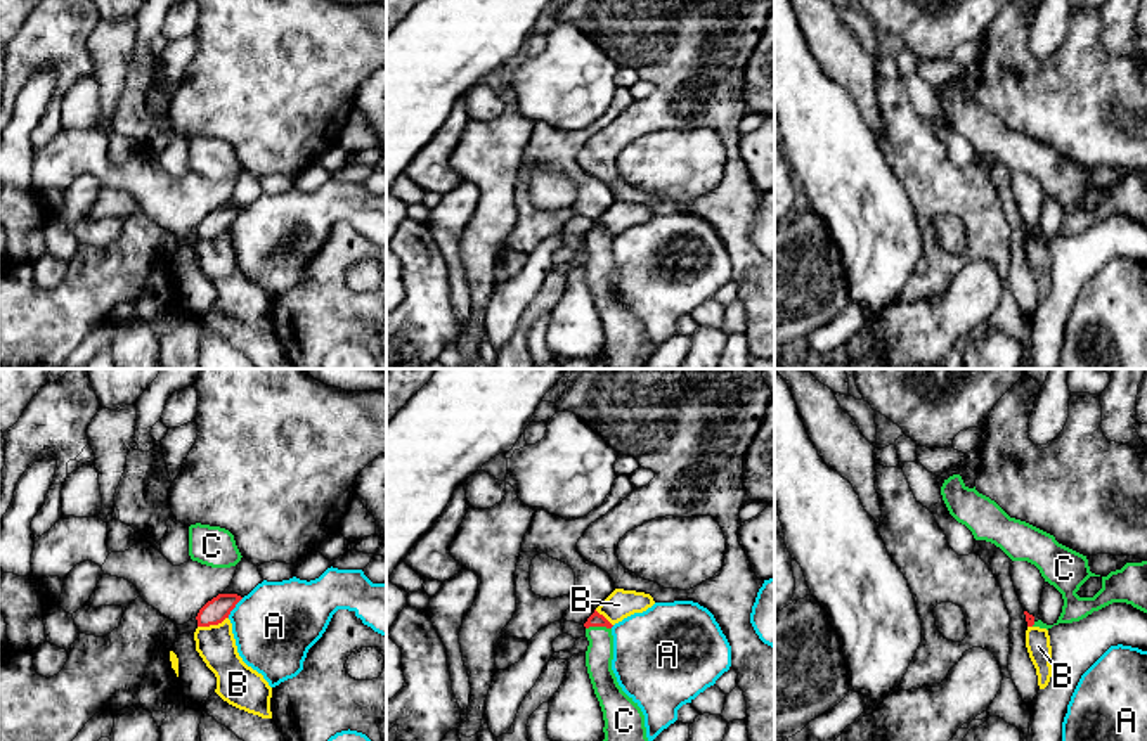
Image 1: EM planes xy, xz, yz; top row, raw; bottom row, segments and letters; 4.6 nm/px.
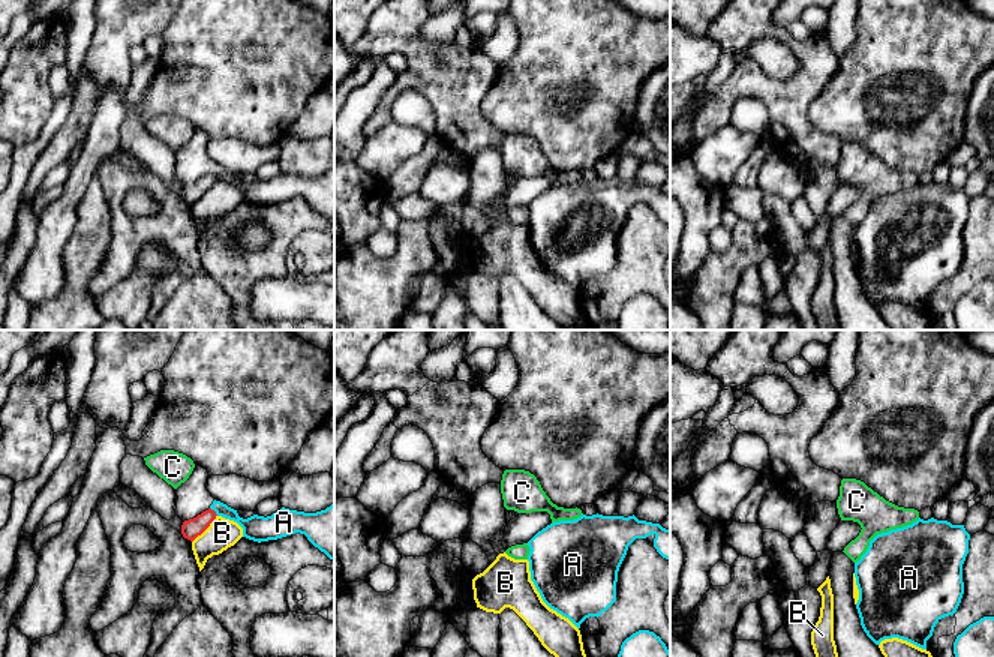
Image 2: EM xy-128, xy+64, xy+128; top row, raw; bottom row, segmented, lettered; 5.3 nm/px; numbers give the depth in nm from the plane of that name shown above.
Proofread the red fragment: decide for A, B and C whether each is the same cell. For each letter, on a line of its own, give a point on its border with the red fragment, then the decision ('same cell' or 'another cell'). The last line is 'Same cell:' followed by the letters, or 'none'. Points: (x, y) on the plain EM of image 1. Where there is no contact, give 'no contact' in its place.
A: xy (234, 219) | another cell
B: xy (212, 236) | another cell
C: xz (598, 238) | same cell
Same cell: C

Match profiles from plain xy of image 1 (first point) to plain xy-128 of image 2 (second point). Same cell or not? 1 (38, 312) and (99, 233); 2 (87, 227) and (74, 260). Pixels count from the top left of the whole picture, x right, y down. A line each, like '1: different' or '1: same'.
1: different
2: same

